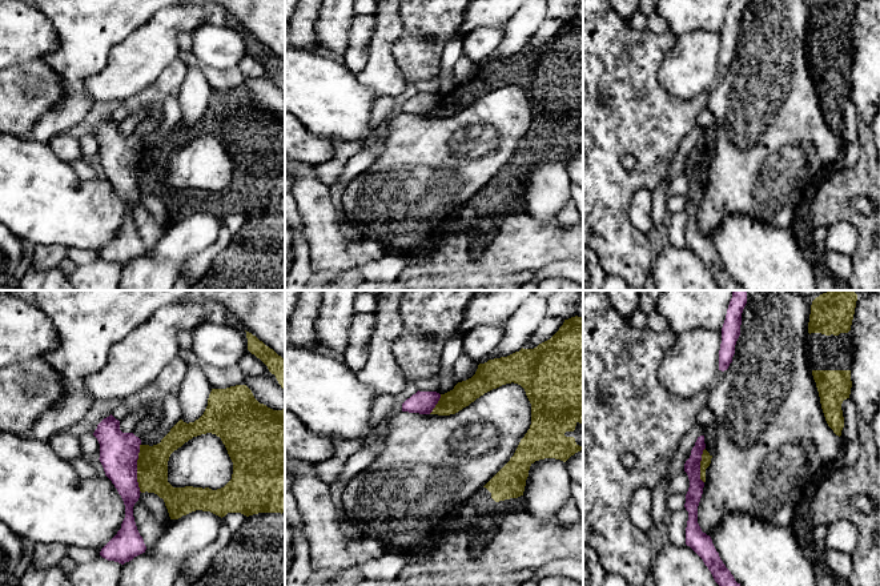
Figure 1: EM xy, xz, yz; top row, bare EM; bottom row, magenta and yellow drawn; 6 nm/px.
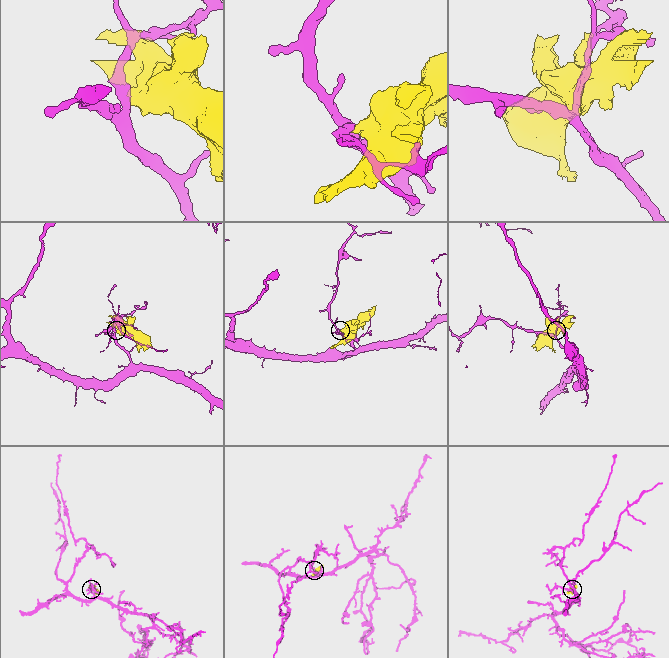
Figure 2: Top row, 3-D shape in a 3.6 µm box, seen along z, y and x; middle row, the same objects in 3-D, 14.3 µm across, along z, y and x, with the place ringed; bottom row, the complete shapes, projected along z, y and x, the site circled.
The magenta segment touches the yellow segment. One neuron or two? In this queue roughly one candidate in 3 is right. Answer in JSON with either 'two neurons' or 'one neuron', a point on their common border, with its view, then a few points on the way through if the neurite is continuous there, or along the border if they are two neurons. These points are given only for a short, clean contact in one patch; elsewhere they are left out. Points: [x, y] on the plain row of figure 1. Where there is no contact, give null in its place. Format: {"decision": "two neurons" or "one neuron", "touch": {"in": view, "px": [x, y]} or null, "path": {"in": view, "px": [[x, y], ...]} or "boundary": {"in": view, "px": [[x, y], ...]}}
{"decision": "two neurons", "touch": {"in": "xy", "px": [136, 169]}, "boundary": {"in": "xy", "px": [[140, 145], [137, 188], [141, 193]]}}

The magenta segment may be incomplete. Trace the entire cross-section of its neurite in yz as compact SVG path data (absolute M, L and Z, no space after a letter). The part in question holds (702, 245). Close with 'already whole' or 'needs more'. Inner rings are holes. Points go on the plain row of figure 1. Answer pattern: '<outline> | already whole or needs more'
M700 137L691 152L690 160L684 165L684 173L690 181L684 205L688 213L686 246L703 261L720 290L743 290L720 261L711 238L703 234L698 225L698 208L704 189L704 184L700 181L700 162L704 150L704 137Z | already whole

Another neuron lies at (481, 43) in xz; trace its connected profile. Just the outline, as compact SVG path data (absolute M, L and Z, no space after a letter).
M507 24L502 27L481 27L465 33L465 56L475 63L489 57L502 43L506 29Z

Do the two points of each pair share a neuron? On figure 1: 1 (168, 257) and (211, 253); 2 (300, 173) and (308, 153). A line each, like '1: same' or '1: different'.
1: different
2: different

